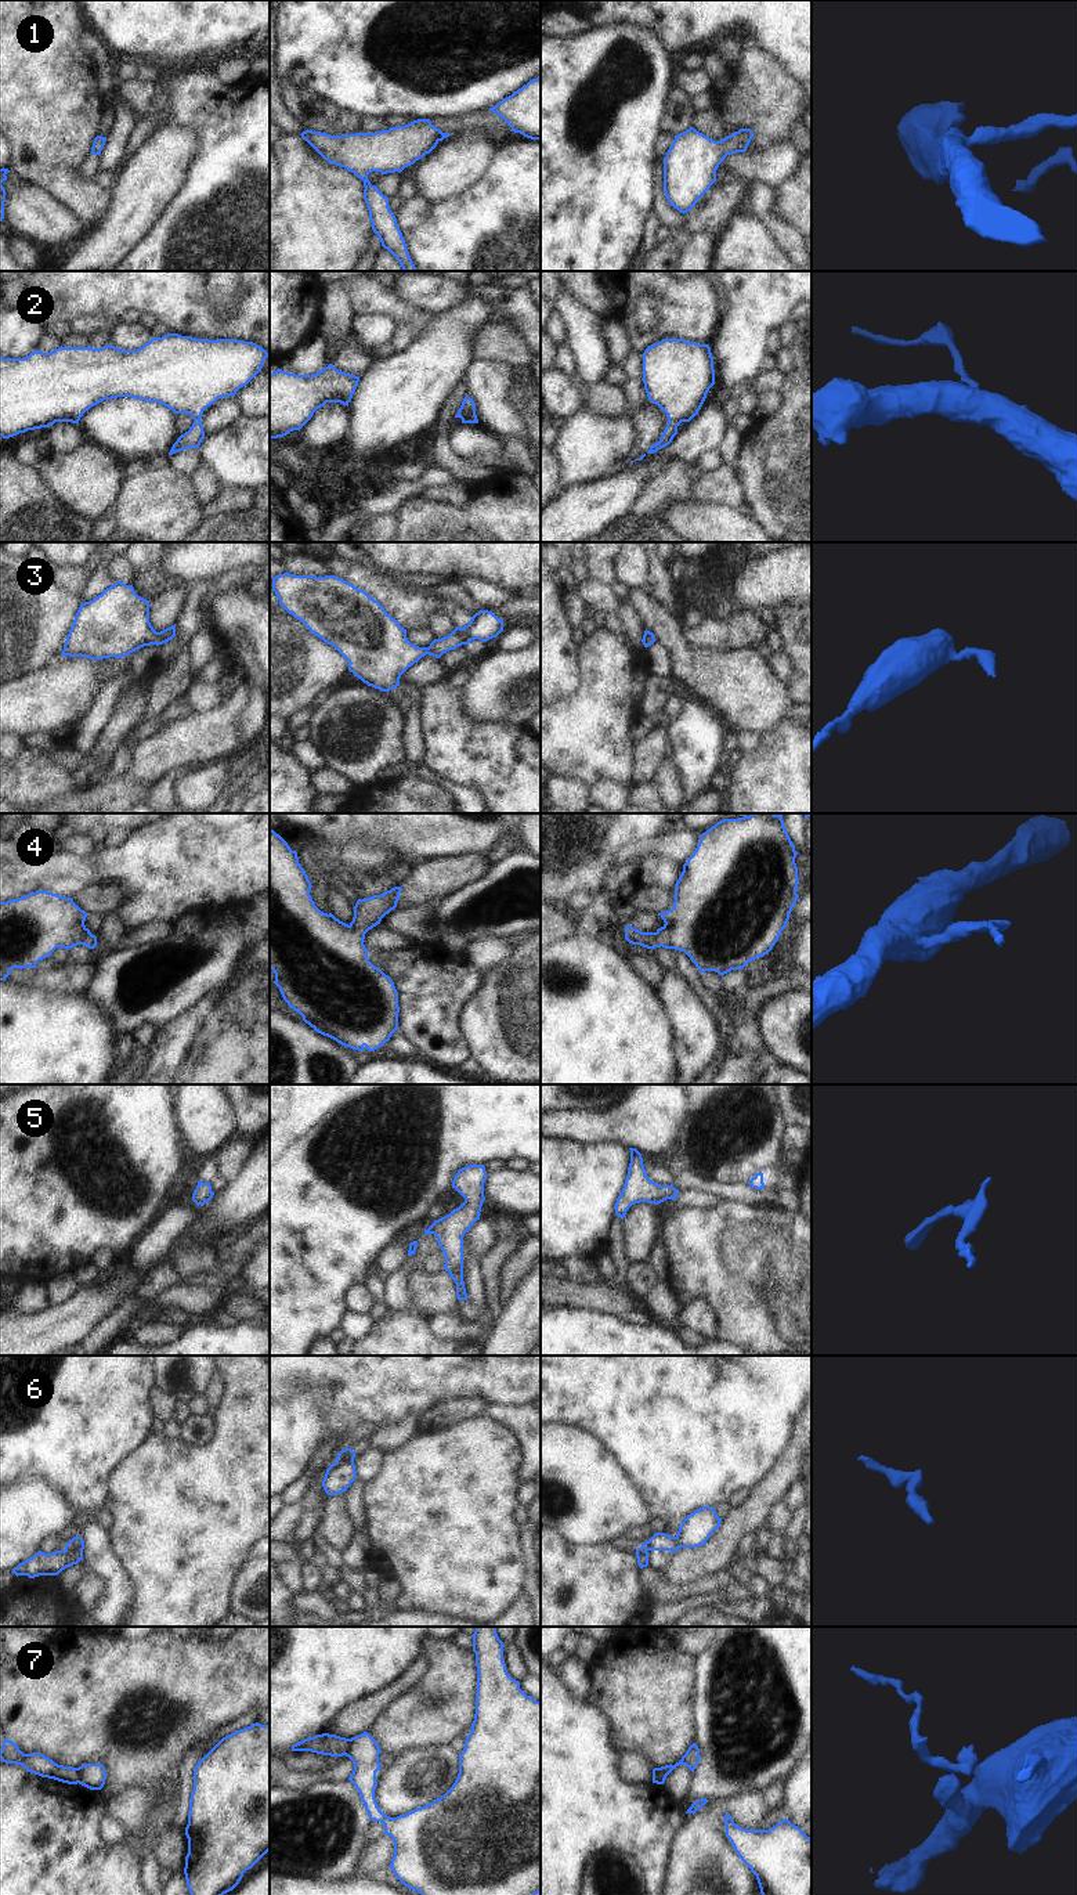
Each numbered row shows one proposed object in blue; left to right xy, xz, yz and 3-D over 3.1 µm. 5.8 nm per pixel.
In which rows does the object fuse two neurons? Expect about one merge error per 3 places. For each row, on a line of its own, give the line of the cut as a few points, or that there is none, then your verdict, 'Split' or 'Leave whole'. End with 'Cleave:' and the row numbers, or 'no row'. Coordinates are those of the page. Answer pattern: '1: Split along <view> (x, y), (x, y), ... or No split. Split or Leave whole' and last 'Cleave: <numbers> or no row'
1: No split. Leave whole
2: No split. Leave whole
3: No split. Leave whole
4: No split. Leave whole
5: No split. Leave whole
6: Split along xy (65, 1548), (82, 1551). Split
7: Split along xz (349, 1739), (349, 1750), (344, 1754). Split
Cleave: 6, 7.

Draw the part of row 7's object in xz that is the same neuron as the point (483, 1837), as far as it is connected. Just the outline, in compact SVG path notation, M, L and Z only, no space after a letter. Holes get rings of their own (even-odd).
M476 1627L471 1636L478 1672L476 1714L459 1754L459 1773L452 1787L424 1806L397 1818L387 1816L375 1798L382 1750L368 1732L348 1739L346 1757L354 1764L348 1780L358 1790L369 1819L380 1822L384 1834L391 1837L394 1856L390 1869L409 1889L420 1895L536 1895L541 1892L541 1701L527 1696L520 1682L507 1674L505 1645L496 1627Z

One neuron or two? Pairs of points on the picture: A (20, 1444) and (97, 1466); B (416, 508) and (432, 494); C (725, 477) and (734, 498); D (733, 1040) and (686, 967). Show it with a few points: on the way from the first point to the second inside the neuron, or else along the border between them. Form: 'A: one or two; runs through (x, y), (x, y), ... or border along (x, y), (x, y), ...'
A: one; runs through (39, 1444), (75, 1444), (78, 1447)
B: two; border along (419, 495), (459, 506)
C: one; runs through (725, 483), (725, 488), (729, 493)
D: one; runs through (725, 1022), (697, 985)

